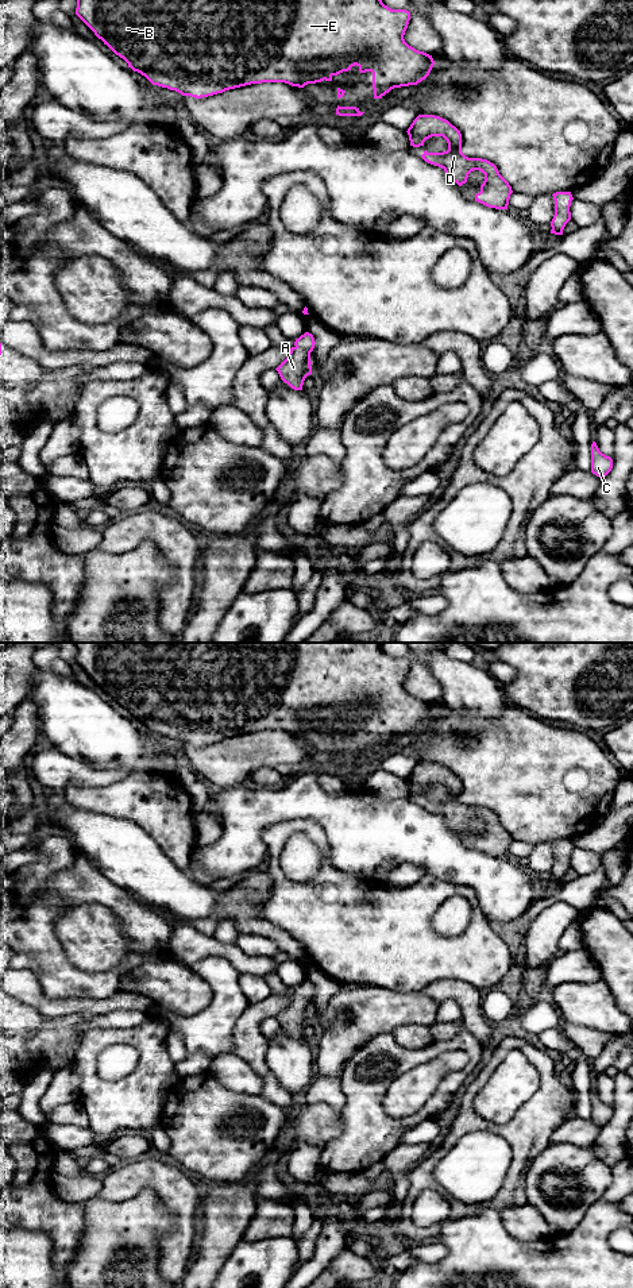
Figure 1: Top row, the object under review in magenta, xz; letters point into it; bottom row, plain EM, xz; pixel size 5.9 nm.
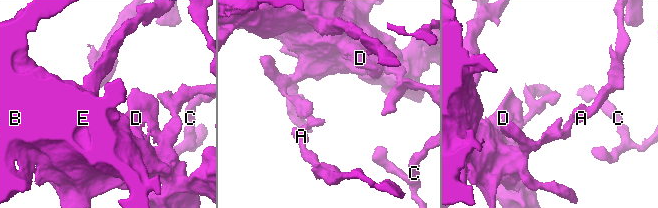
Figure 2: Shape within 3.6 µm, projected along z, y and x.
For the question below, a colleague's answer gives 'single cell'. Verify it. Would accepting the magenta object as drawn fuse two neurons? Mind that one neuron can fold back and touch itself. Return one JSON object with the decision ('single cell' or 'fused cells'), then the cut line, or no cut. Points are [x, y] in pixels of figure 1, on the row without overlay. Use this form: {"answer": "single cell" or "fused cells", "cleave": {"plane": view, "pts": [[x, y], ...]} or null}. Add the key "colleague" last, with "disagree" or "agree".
{"answer": "single cell", "cleave": null, "colleague": "agree"}

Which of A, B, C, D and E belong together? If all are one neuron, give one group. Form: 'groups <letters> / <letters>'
groups A B C D E

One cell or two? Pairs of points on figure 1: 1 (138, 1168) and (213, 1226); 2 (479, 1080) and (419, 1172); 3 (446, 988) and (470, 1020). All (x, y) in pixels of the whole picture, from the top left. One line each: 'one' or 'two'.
1: two
2: one
3: one

